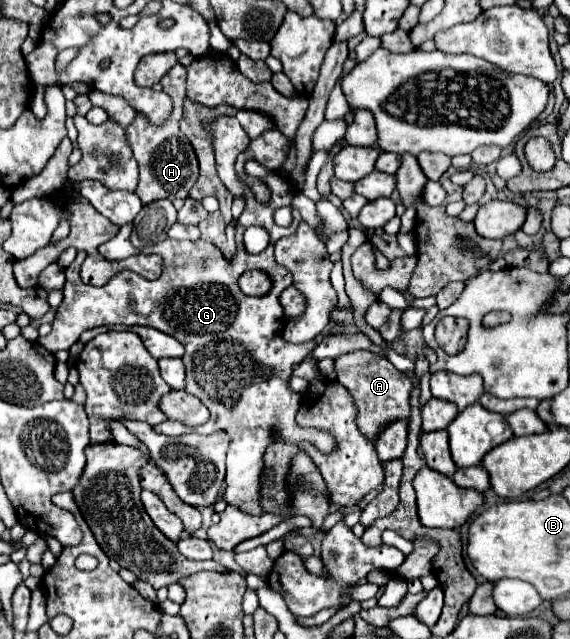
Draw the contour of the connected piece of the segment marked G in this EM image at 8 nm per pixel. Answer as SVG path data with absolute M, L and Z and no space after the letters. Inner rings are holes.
M224 116L220 118L218 122L214 122L214 150L216 150L216 166L218 166L218 176L220 180L224 182L224 186L234 194L234 196L242 196L246 200L246 206L244 206L244 212L242 216L236 220L236 242L238 242L238 254L228 260L228 270L226 270L226 258L222 256L222 252L214 246L214 244L208 244L204 240L196 240L196 242L178 242L178 240L164 240L156 246L150 246L150 248L134 248L132 242L130 242L130 230L132 226L126 224L120 228L120 232L108 240L106 244L100 244L98 250L102 256L110 258L110 260L124 260L132 254L138 254L138 252L146 252L146 254L160 254L164 258L164 272L158 280L150 282L150 280L144 280L142 276L134 274L134 272L120 272L116 274L106 286L102 288L96 288L96 286L88 286L80 280L80 266L86 258L86 252L78 252L76 260L64 270L66 274L66 284L64 284L64 300L62 304L58 306L56 310L56 318L52 322L52 332L48 336L42 336L38 338L38 344L42 344L46 350L50 352L58 352L58 350L70 350L70 346L74 342L78 342L80 334L84 330L90 330L90 328L96 328L96 326L106 326L106 324L124 324L124 326L134 326L134 324L142 324L142 326L150 326L150 328L156 328L164 334L170 334L174 336L178 342L184 344L186 352L182 356L184 364L186 364L186 392L194 394L194 396L200 396L200 400L210 408L210 420L204 424L204 426L198 426L198 428L192 428L192 432L196 434L212 434L216 430L224 430L230 434L232 438L232 444L230 444L230 450L228 450L228 460L226 460L226 490L224 490L224 500L226 504L232 504L236 508L240 508L242 512L246 514L252 514L252 516L260 516L262 514L262 506L260 506L260 500L258 500L258 488L260 488L260 474L264 470L264 450L268 446L268 440L270 440L270 434L272 432L280 432L280 436L288 442L294 442L298 444L300 440L308 440L312 442L316 448L320 450L330 450L334 446L334 440L326 434L326 432L316 432L316 430L306 430L306 428L300 428L294 420L294 414L298 412L300 408L300 394L296 394L290 386L288 386L288 380L292 376L292 366L294 364L300 364L306 356L310 356L312 352L312 344L290 344L286 340L282 340L282 328L284 328L284 312L282 312L282 306L278 302L278 296L284 288L288 288L292 284L292 276L290 276L290 270L282 268L276 260L274 260L274 242L280 240L282 236L290 236L296 232L298 224L302 222L302 216L296 208L292 208L292 216L294 216L294 222L290 228L280 228L274 224L274 210L280 208L280 206L292 206L290 200L294 198L294 182L290 182L288 178L276 174L274 170L268 170L264 168L262 164L258 164L256 160L248 160L246 162L246 172L250 176L258 176L264 184L268 184L272 188L272 200L268 204L260 204L258 200L254 200L252 192L246 188L246 184L242 184L234 172L234 162L236 162L236 156L246 149L250 143L250 138L242 126L238 124L236 117ZM248 226L262 226L270 232L270 244L264 252L260 254L248 254L244 244L242 244L242 234ZM246 270L262 270L270 276L272 280L272 290L266 294L266 296L242 296L242 290L238 286L238 278L246 272ZM316 434L324 434L328 440L330 440L330 446L328 448L322 448L320 444L316 444Z

